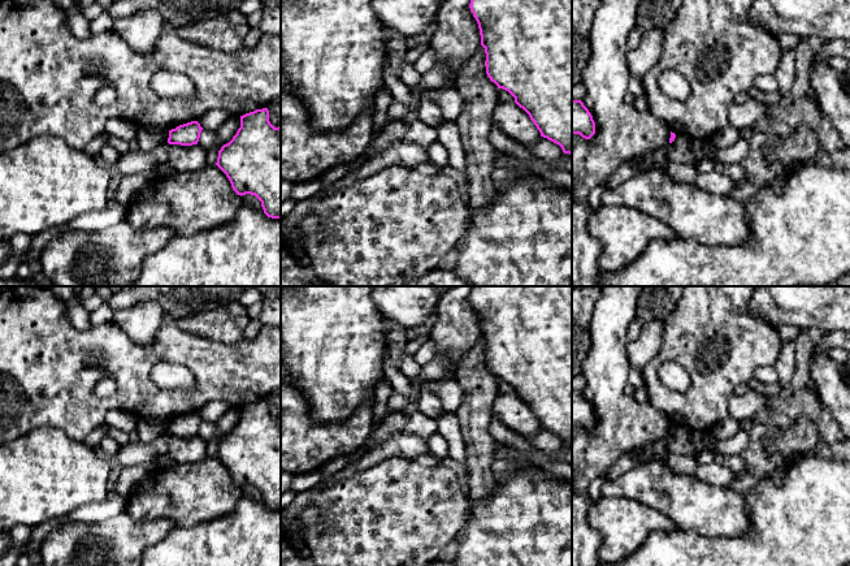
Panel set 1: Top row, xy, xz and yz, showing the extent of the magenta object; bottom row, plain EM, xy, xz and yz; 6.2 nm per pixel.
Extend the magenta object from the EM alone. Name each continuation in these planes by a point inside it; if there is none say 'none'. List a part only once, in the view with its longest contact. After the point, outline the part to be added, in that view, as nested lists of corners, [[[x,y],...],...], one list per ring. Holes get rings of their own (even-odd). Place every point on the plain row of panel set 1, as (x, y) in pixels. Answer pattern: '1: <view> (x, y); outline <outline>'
none

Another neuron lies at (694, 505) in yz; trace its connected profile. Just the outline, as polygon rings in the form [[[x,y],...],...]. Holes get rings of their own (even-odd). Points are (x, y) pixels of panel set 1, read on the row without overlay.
[[[662,461],[639,465],[617,479],[604,481],[602,496],[638,501],[667,515],[680,530],[711,539],[741,537],[751,530],[743,493],[732,487],[708,484],[695,475],[675,474],[667,462]]]

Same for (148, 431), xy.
[[[138,418],[136,433],[139,441],[152,442],[162,435],[168,435],[169,422],[166,420],[149,420],[144,418]]]

